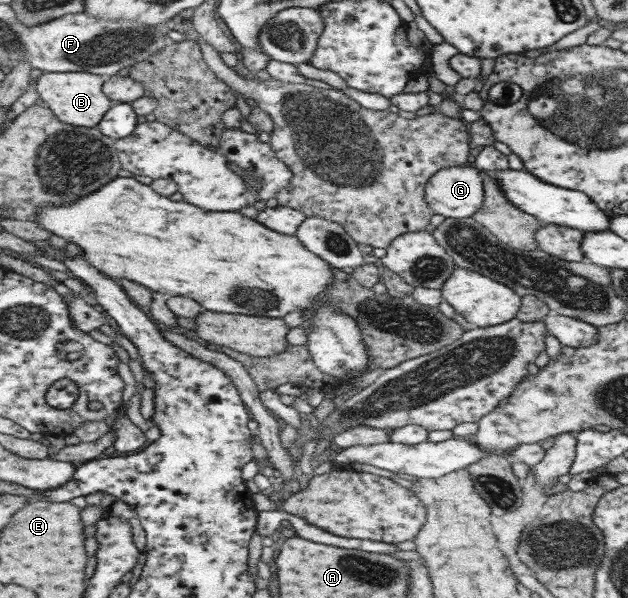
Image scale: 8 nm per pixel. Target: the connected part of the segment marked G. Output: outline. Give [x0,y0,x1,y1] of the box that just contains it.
[427,166,484,218]

